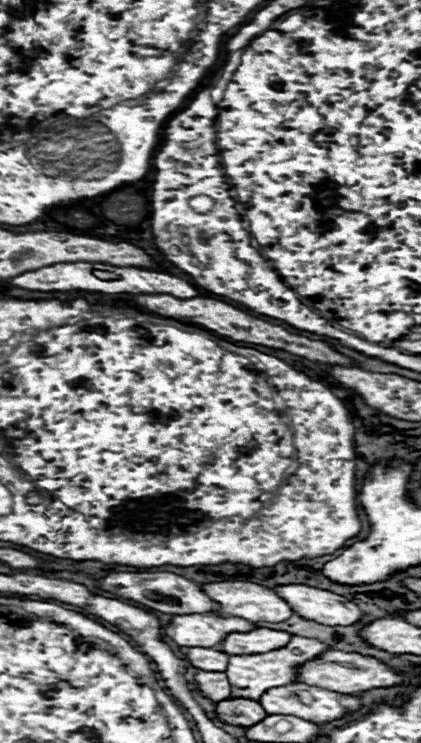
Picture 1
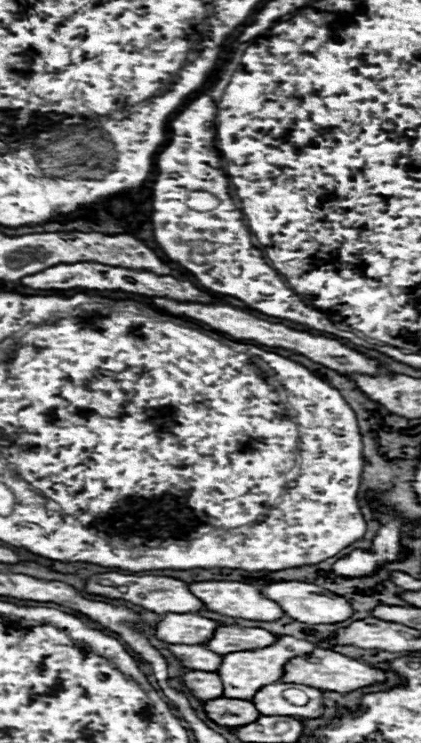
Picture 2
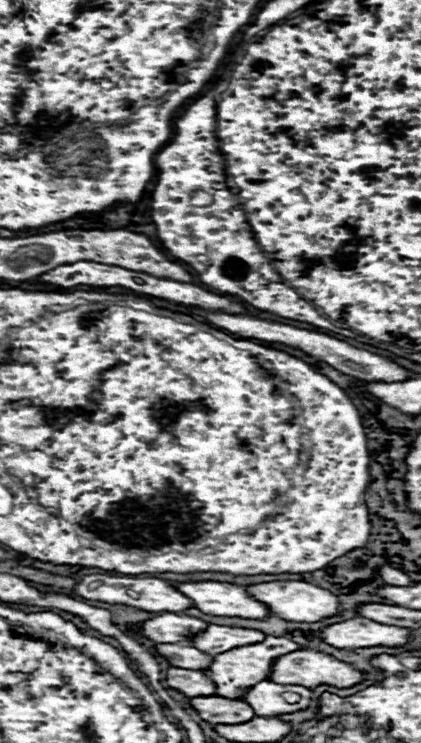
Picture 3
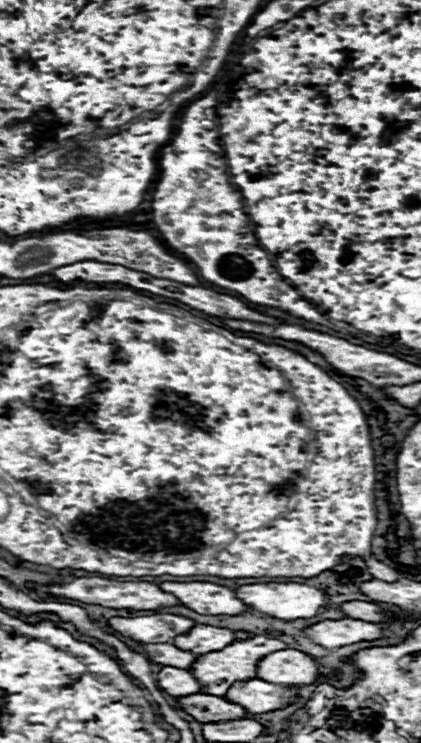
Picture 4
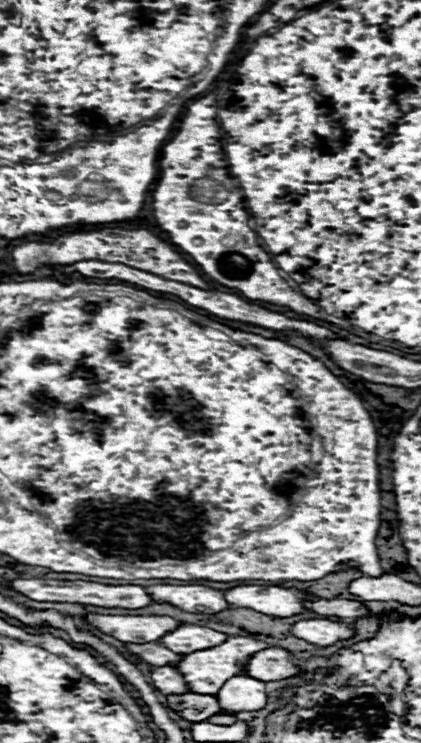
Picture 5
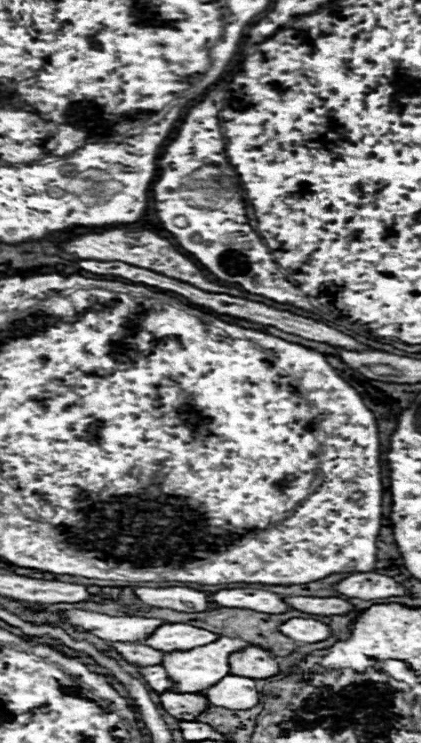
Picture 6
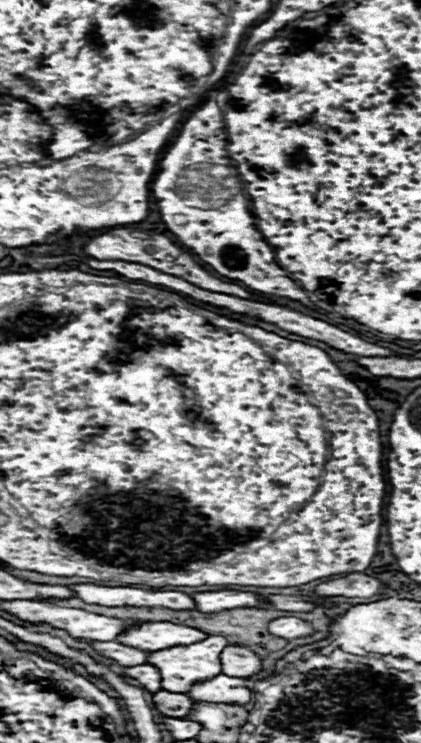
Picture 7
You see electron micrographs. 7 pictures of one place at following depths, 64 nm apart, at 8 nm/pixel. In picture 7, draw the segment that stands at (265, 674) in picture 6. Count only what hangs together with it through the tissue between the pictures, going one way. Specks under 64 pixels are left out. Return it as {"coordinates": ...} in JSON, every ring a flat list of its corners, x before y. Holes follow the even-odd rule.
{"coordinates":[[228,646,222,652,222,674,250,678,252,674,262,672,262,658,254,654,250,648,242,646]]}

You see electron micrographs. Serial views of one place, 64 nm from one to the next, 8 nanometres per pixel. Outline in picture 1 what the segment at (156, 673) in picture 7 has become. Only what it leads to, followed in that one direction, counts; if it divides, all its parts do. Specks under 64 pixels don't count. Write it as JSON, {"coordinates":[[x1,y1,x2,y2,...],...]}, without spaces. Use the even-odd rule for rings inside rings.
{"coordinates":[[198,672,196,682,202,694,214,702,224,700,224,698,230,700,232,696,232,688,230,688,226,672]]}

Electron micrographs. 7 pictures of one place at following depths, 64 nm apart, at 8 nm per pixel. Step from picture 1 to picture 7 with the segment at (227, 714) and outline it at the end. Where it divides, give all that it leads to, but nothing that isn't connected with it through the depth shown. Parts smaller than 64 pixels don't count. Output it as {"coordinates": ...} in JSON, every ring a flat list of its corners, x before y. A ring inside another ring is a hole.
{"coordinates":[[166,690,156,692,152,696,152,702,160,714,170,716,170,718,186,718,196,704,186,694,176,694,176,692,166,692]]}

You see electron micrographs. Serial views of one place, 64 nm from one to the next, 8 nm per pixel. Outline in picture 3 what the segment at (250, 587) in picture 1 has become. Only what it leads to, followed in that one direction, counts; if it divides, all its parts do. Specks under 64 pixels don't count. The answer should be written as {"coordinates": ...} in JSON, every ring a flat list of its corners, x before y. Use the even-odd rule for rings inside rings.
{"coordinates":[[182,582,176,584,180,592,194,600,196,608,204,614,214,616,236,616,236,618,270,618,274,616,270,608,252,596,248,596,246,586,236,586,230,582]]}

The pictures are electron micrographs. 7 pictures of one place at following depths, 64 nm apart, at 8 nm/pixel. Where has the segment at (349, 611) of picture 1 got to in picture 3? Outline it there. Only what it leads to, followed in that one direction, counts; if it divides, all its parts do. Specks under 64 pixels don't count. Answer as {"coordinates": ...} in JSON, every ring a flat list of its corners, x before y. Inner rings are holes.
{"coordinates":[[264,582,264,584,248,586,248,592,256,600,268,604,276,616,280,616,284,620,290,620,290,622,308,622,308,624,312,624,312,622,320,622,320,620,338,616,342,612,340,602,334,594,330,594,328,590,324,590,320,586,308,584,308,582]]}

